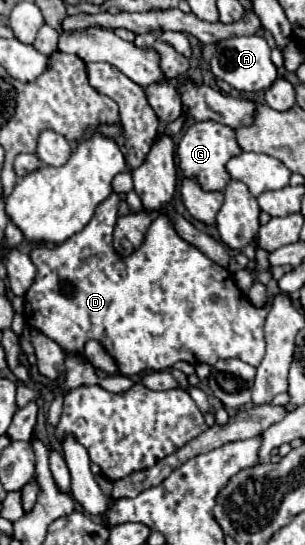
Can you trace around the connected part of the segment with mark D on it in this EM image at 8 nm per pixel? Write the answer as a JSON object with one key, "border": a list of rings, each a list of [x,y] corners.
{"border":[[[112,193],[98,205],[96,215],[84,231],[72,235],[68,241],[52,249],[40,245],[30,251],[30,259],[38,273],[24,295],[26,325],[42,331],[64,351],[82,351],[88,339],[100,341],[116,361],[118,373],[126,377],[144,371],[166,371],[178,361],[214,365],[218,359],[236,357],[256,367],[264,355],[264,321],[268,309],[254,307],[236,287],[232,273],[210,261],[194,245],[186,243],[174,231],[166,215],[160,215],[150,225],[144,243],[130,253],[128,259],[118,255],[112,241],[112,231],[118,219],[118,201],[118,195]]]}

